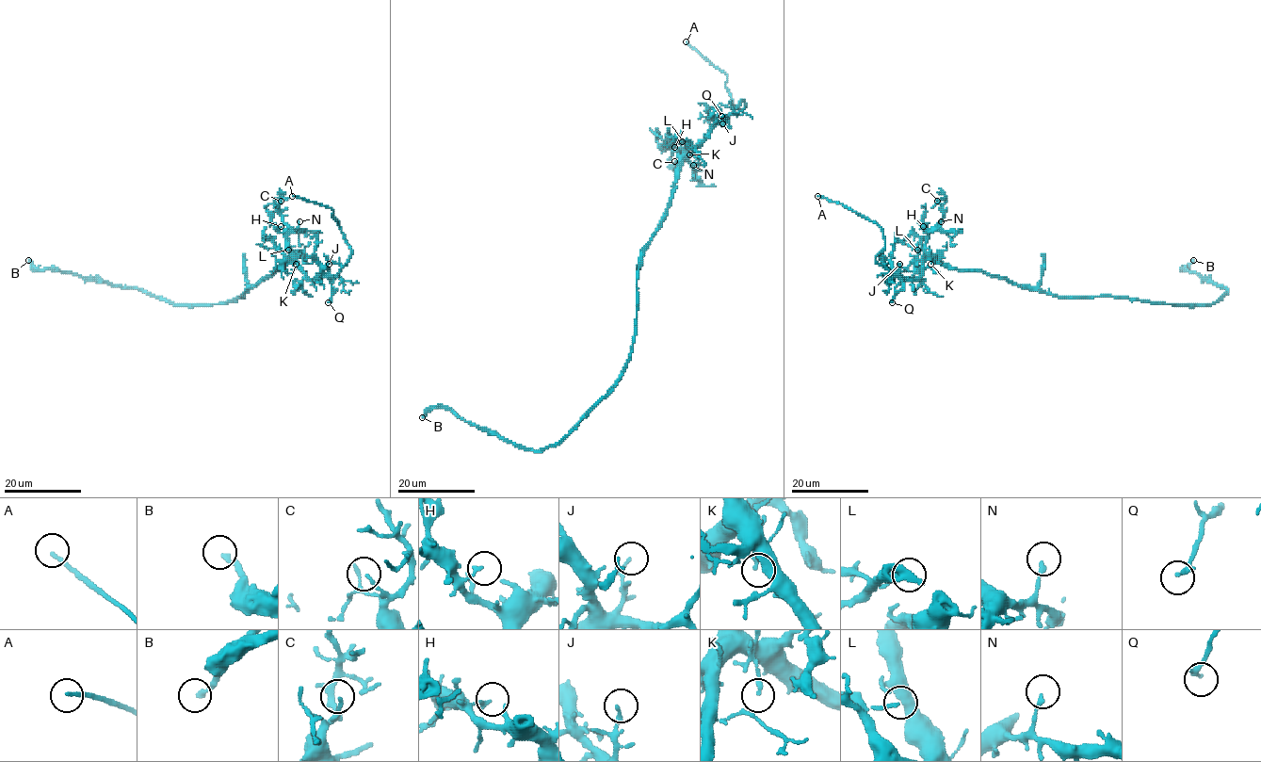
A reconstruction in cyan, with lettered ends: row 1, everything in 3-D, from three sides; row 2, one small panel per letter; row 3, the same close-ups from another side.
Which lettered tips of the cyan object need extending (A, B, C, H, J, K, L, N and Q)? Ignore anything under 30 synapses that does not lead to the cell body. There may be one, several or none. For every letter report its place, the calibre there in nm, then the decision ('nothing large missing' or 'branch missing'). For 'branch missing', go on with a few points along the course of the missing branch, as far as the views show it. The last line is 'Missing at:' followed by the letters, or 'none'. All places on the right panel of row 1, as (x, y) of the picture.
A: at (817, 196); 160 nm thick; branch missing
B: at (1193, 260); 200 nm thick; nothing large missing
C: at (937, 201); 130 nm thick; nothing large missing
H: at (923, 226); 140 nm thick; nothing large missing
J: at (899, 264); 190 nm thick; nothing large missing
K: at (930, 264); 160 nm thick; nothing large missing
L: at (917, 250); 110 nm thick; nothing large missing
N: at (941, 221); 170 nm thick; nothing large missing
Q: at (892, 302); 220 nm thick; nothing large missing
Missing at: A

